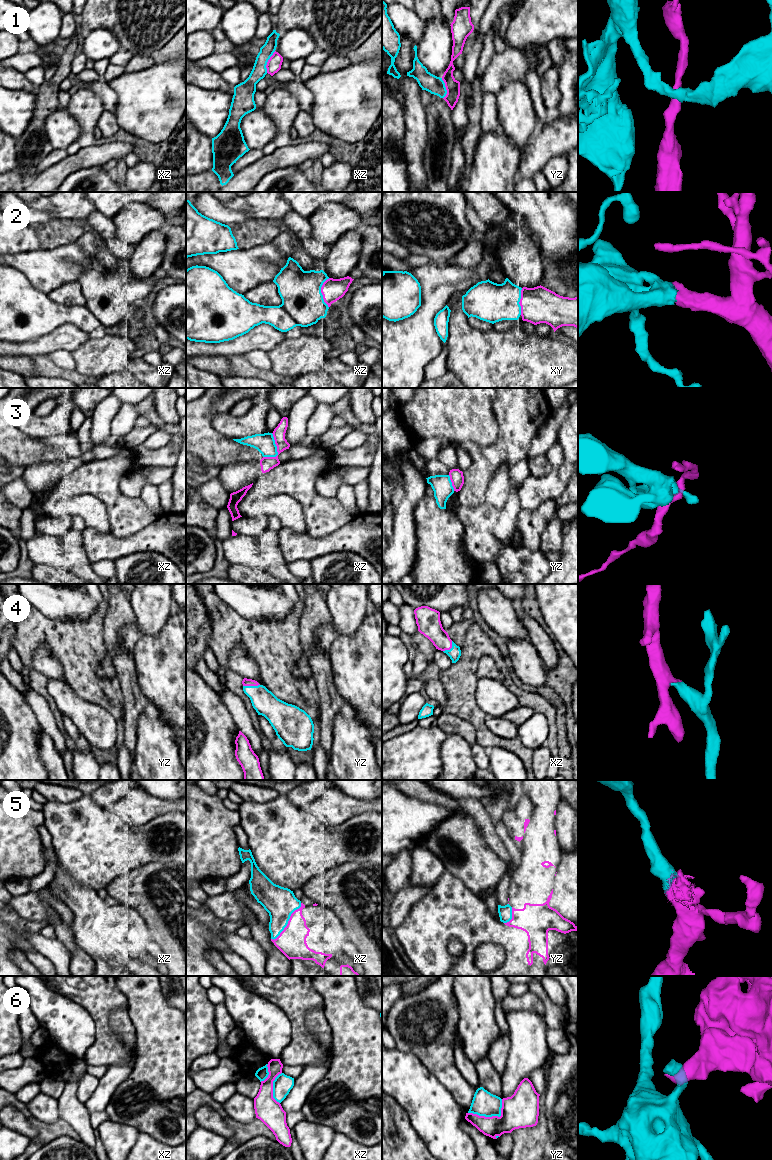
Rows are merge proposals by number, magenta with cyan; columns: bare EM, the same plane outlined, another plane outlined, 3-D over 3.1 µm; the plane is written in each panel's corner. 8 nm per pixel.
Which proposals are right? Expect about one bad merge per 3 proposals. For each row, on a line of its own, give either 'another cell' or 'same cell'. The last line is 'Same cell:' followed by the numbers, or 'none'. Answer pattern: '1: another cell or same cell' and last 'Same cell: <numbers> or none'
1: another cell
2: same cell
3: another cell
4: same cell
5: same cell
6: another cell
Same cell: 2, 4, 5

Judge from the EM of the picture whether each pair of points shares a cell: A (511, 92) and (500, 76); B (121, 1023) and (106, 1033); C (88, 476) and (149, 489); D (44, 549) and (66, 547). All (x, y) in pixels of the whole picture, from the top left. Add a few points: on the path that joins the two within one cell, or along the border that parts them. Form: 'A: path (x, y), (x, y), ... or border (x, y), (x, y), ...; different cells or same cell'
A: border (525, 81), (510, 81), (496, 95); different cells
B: border (116, 1007), (110, 1015), (110, 1026), (127, 1047); different cells
C: border (139, 498), (155, 512), (159, 511); different cells
D: path (49, 549), (61, 549); same cell

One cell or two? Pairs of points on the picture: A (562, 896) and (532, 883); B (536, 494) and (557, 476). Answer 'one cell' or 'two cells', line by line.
A: two cells
B: one cell

